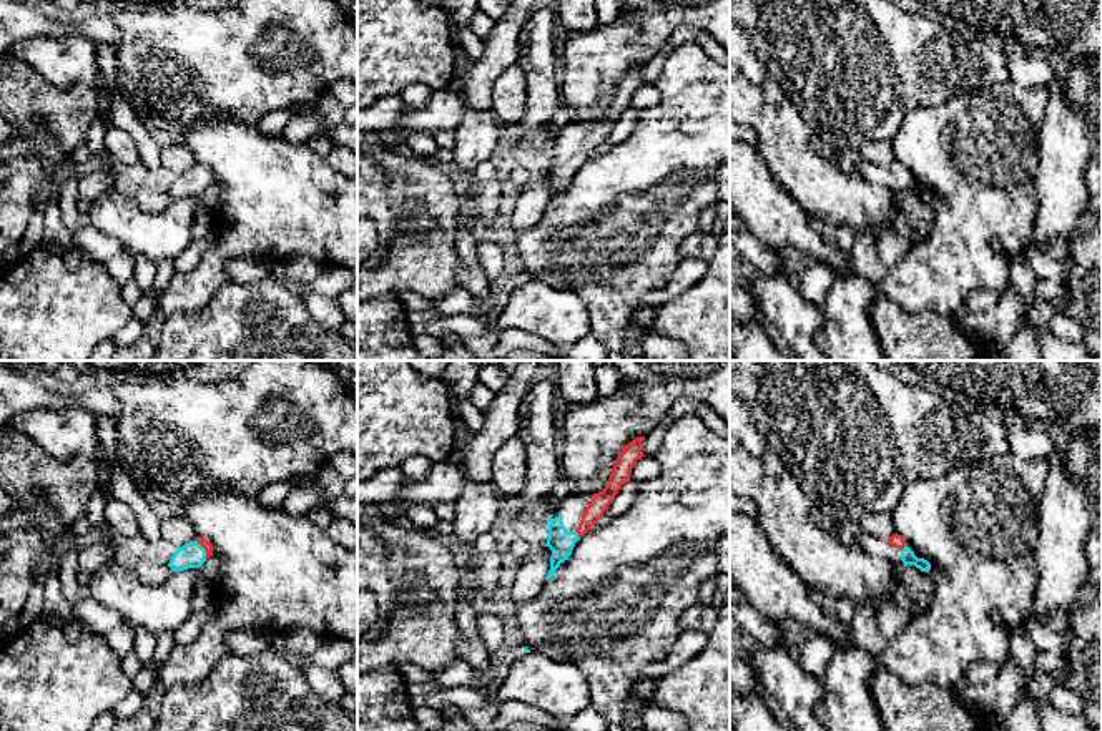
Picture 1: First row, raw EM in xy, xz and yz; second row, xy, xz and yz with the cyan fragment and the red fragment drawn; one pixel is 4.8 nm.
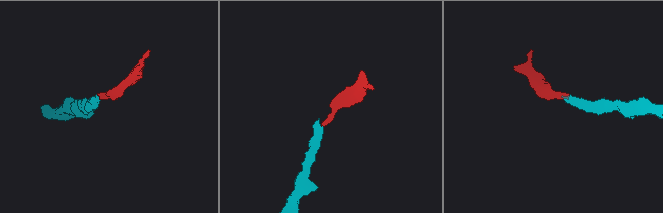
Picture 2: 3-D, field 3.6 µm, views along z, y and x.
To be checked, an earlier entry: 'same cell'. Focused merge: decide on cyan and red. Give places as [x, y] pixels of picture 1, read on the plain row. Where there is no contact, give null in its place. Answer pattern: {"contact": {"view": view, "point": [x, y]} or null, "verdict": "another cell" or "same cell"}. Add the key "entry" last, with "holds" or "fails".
{"contact": {"view": "xy", "point": [203, 176]}, "verdict": "same cell", "entry": "holds"}

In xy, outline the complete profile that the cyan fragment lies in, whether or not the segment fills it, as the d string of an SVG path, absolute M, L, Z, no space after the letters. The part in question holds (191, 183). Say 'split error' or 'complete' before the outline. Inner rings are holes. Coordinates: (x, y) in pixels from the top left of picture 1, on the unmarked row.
split error; M196 164L194 169L178 174L168 194L173 199L199 196L209 184L213 184L213 173L206 166Z

